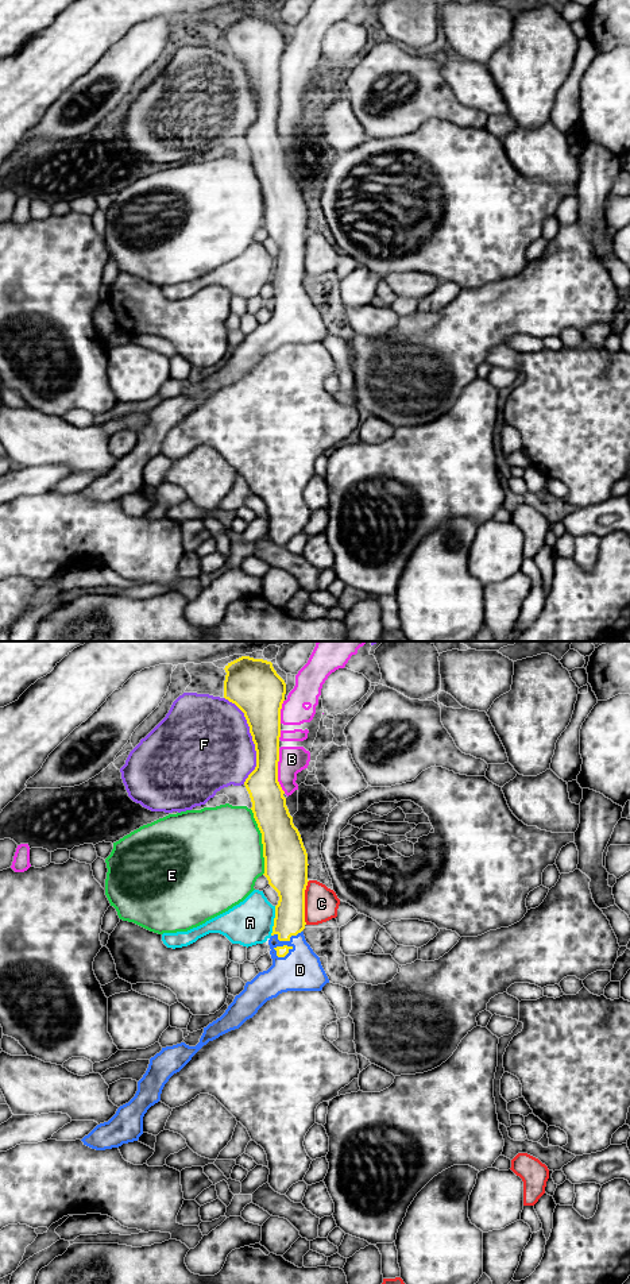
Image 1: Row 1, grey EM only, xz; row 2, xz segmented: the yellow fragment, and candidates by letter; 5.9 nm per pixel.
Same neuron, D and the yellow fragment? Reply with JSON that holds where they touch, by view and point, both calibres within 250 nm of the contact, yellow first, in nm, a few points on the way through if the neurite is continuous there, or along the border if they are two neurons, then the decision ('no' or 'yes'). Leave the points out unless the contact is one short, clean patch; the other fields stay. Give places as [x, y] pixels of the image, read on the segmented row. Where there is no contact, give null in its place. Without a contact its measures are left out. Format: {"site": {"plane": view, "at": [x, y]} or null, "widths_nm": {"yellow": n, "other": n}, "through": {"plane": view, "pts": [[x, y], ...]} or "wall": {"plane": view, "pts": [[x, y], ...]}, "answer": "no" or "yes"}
{"site": {"plane": "xz", "at": [282, 947]}, "widths_nm": {"yellow": 60, "other": 240}, "through": {"plane": "xz", "pts": [[281, 951], [282, 947], [289, 948], [300, 970]]}, "answer": "yes"}

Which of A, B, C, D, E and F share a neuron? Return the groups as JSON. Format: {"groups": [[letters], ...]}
{"groups": [["A"], ["B"], ["C"], ["D"], ["E"], ["F"]]}

